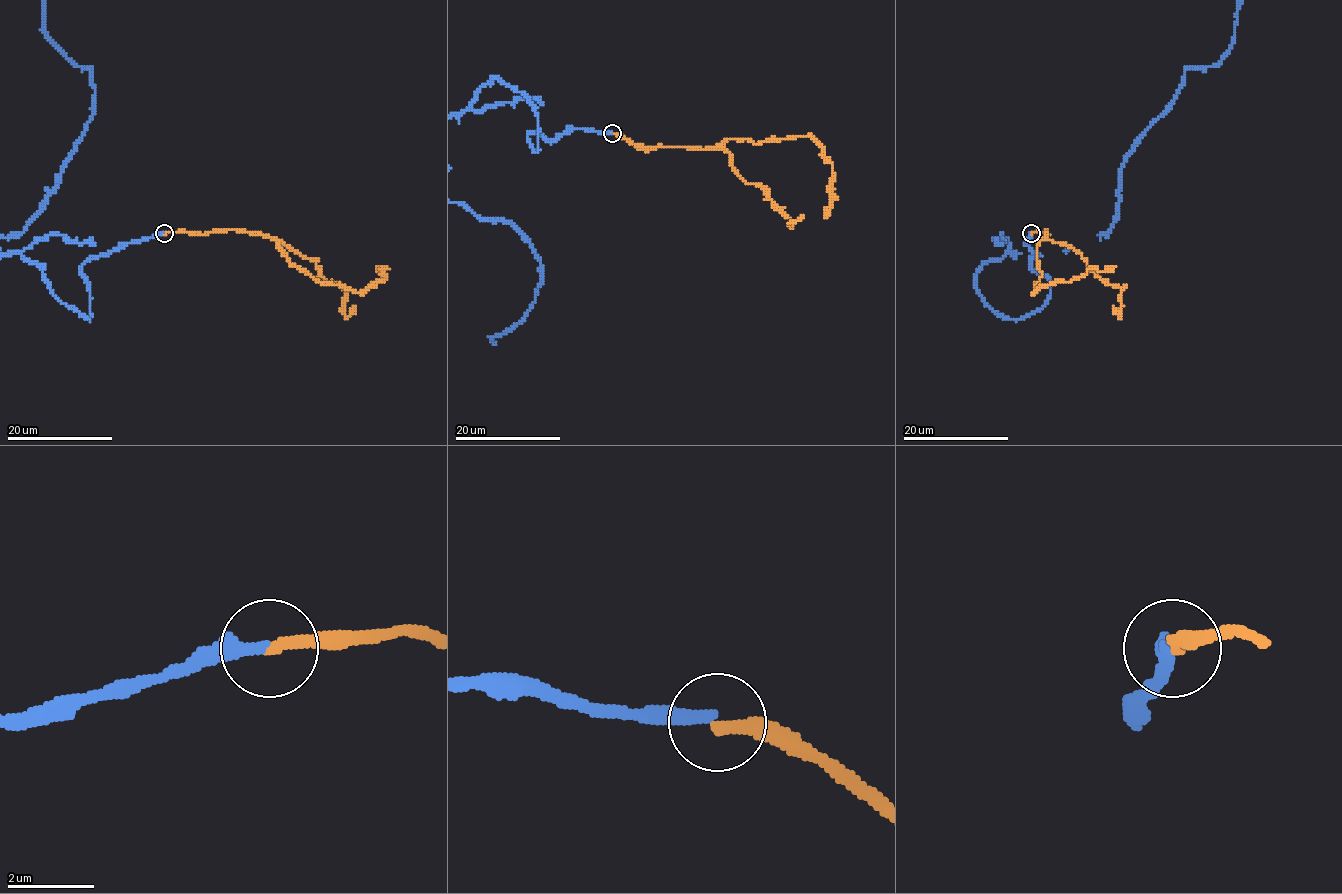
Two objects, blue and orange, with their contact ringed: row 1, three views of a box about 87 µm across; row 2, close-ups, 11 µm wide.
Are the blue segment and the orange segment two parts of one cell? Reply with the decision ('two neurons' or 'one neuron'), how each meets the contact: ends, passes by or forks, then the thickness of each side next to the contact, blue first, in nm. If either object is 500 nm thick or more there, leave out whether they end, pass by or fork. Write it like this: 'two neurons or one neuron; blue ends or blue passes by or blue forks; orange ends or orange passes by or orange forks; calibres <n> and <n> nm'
two neurons; blue ends; orange ends; calibres 320 and 280 nm

